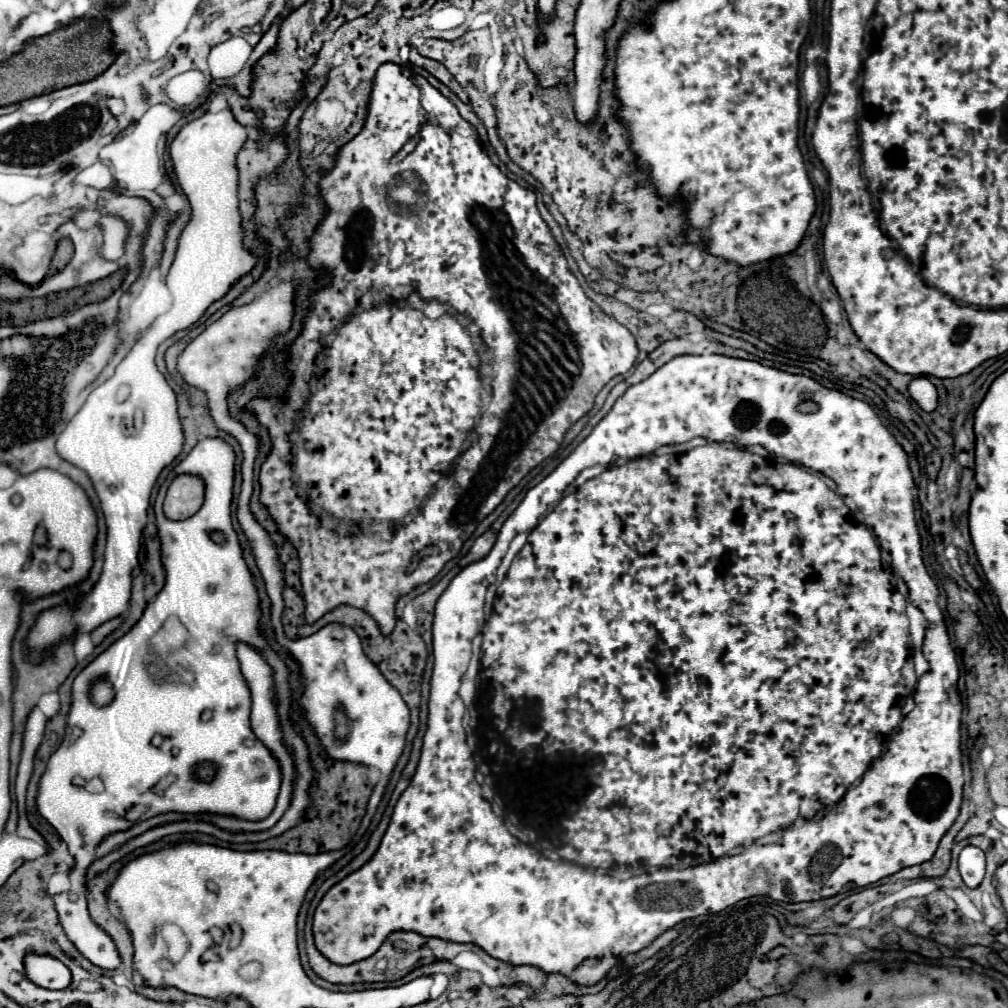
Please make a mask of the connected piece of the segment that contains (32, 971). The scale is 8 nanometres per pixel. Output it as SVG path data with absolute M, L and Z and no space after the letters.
M28 952L24 956L24 970L26 976L42 988L52 988L52 990L62 990L70 984L70 970L54 956L50 954L36 954Z

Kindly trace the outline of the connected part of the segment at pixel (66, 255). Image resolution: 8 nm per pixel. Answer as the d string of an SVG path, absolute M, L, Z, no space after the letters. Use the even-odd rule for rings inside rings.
M62 240L58 244L58 250L56 250L56 256L52 258L52 266L50 266L50 276L54 276L56 272L60 272L60 268L66 268L66 264L70 262L74 254L74 248L72 248L72 242L70 240Z

